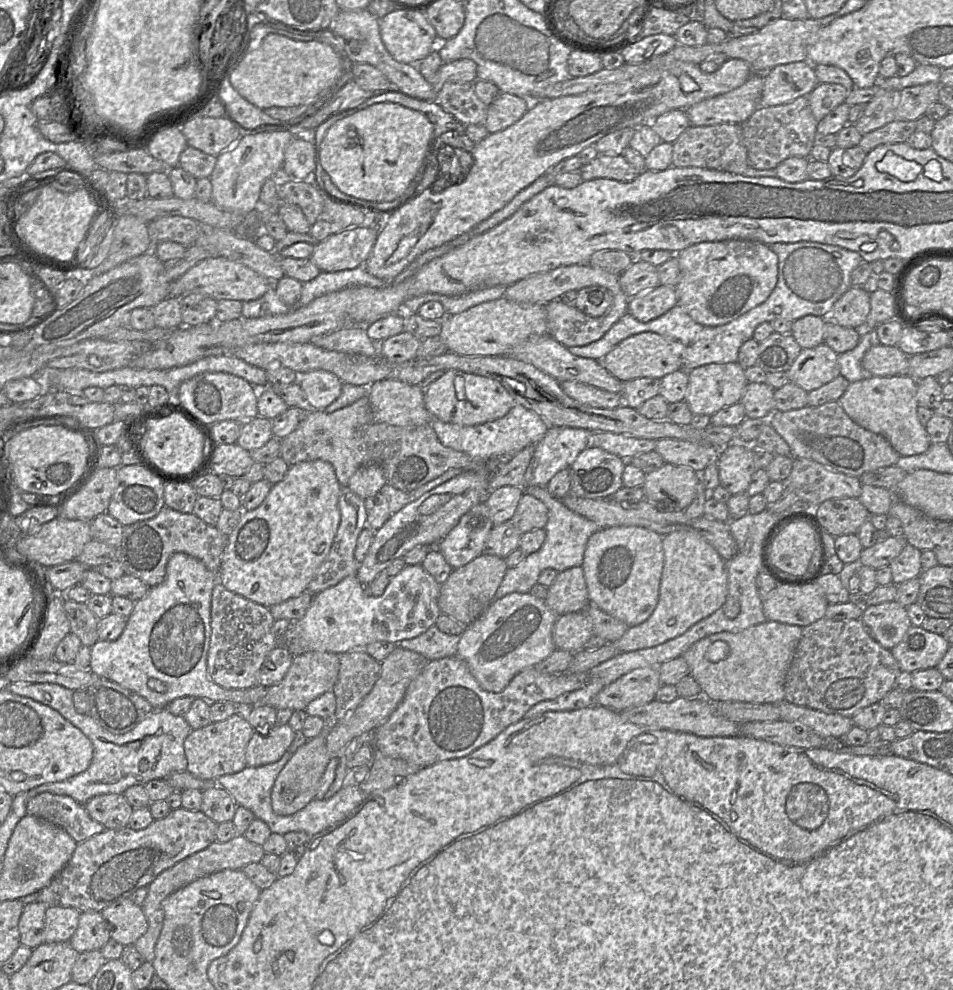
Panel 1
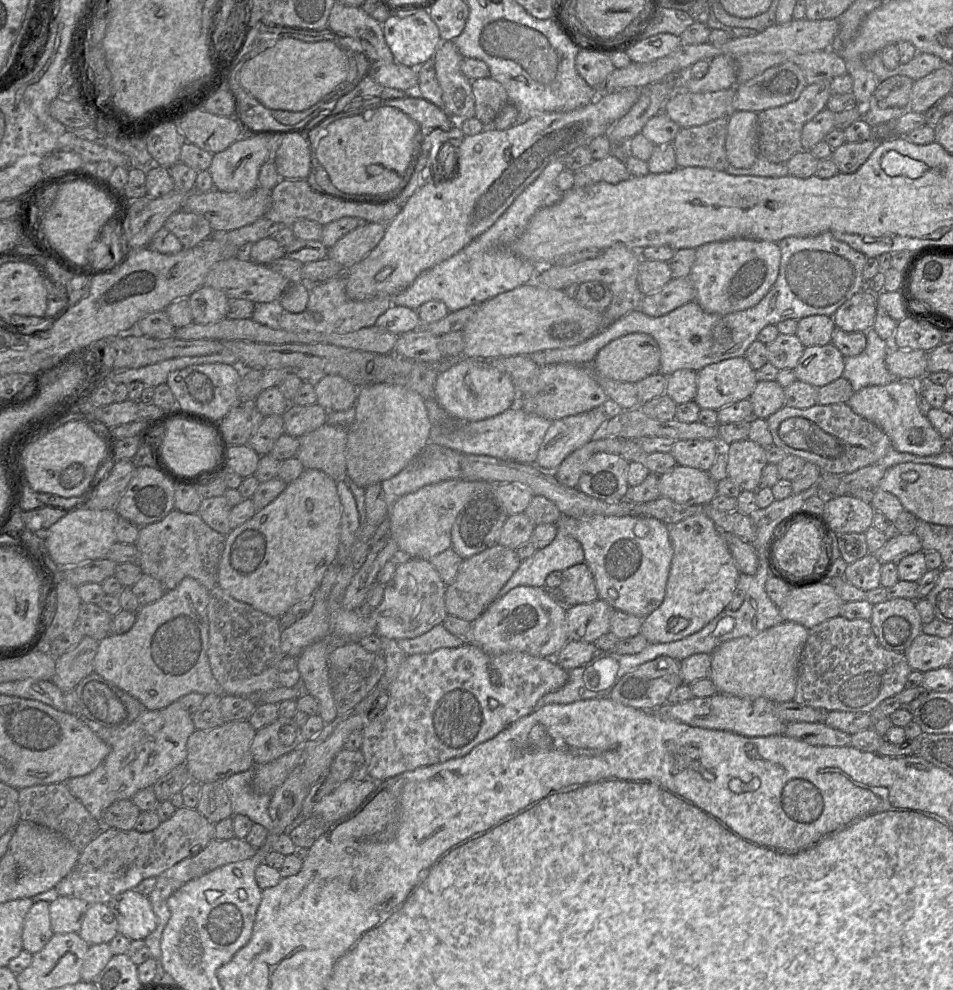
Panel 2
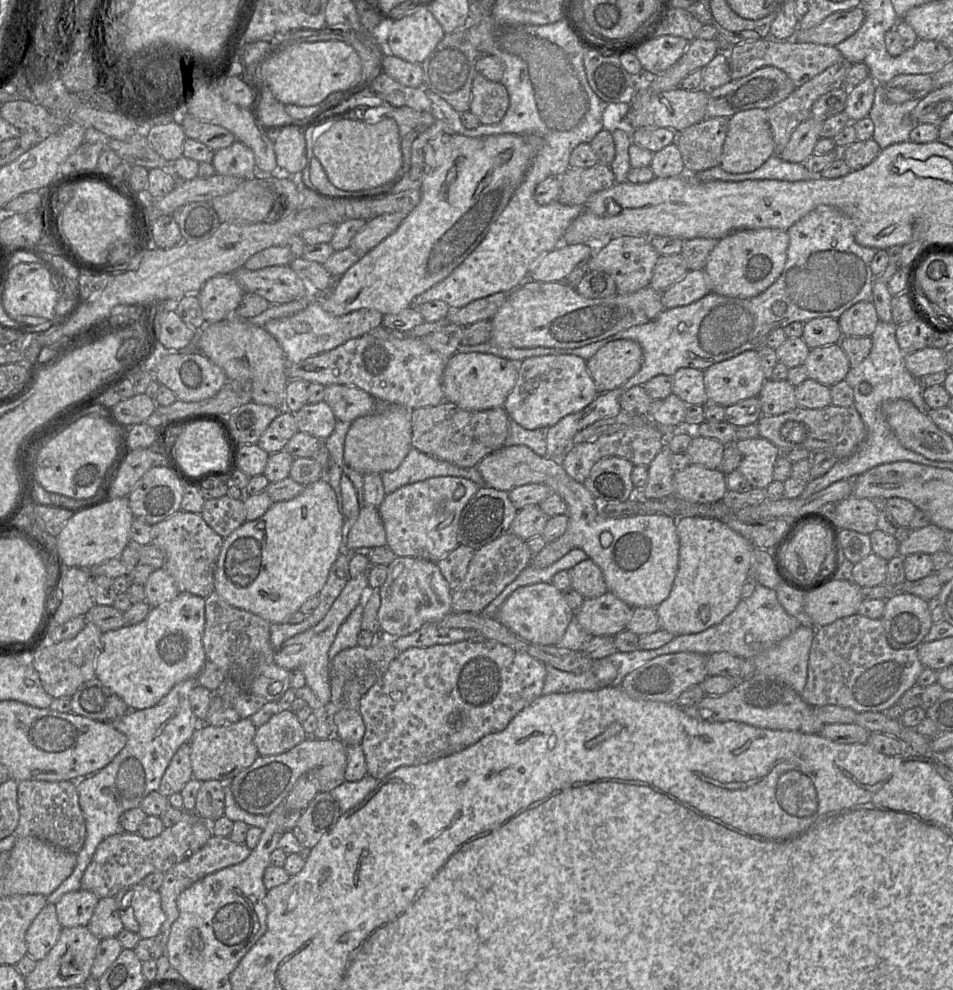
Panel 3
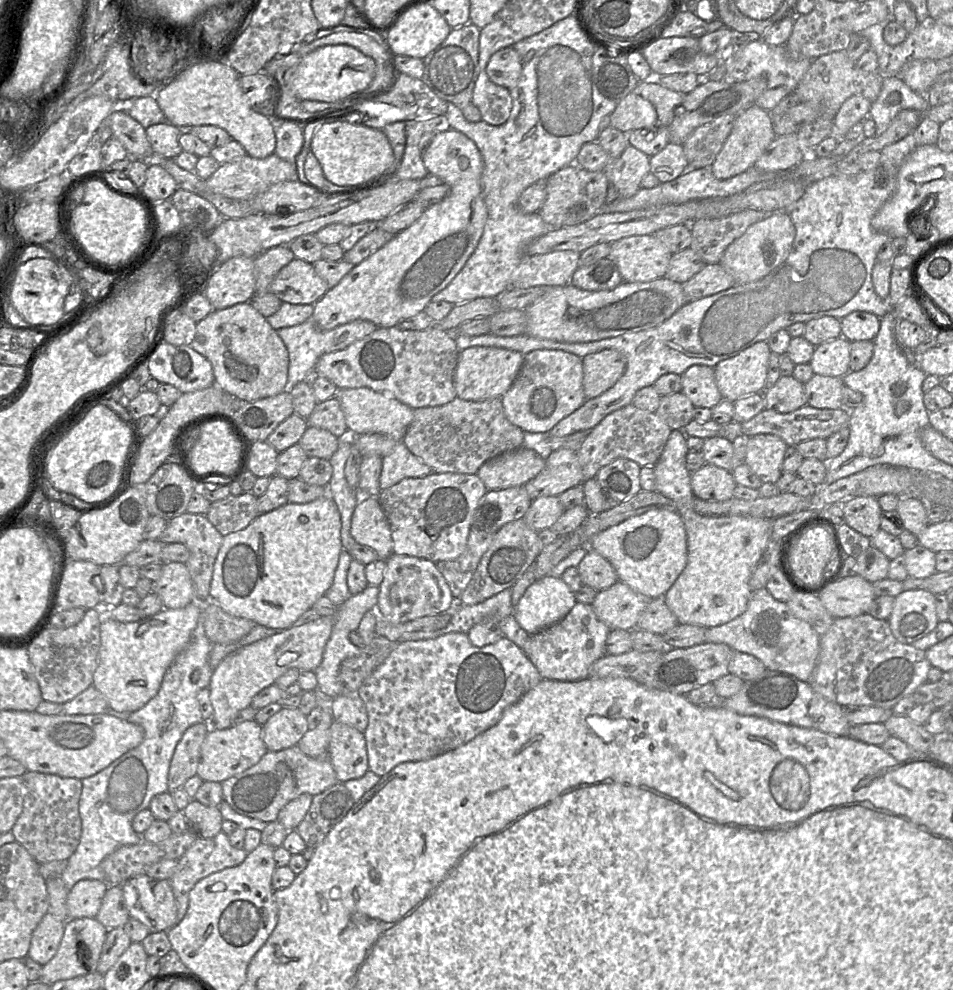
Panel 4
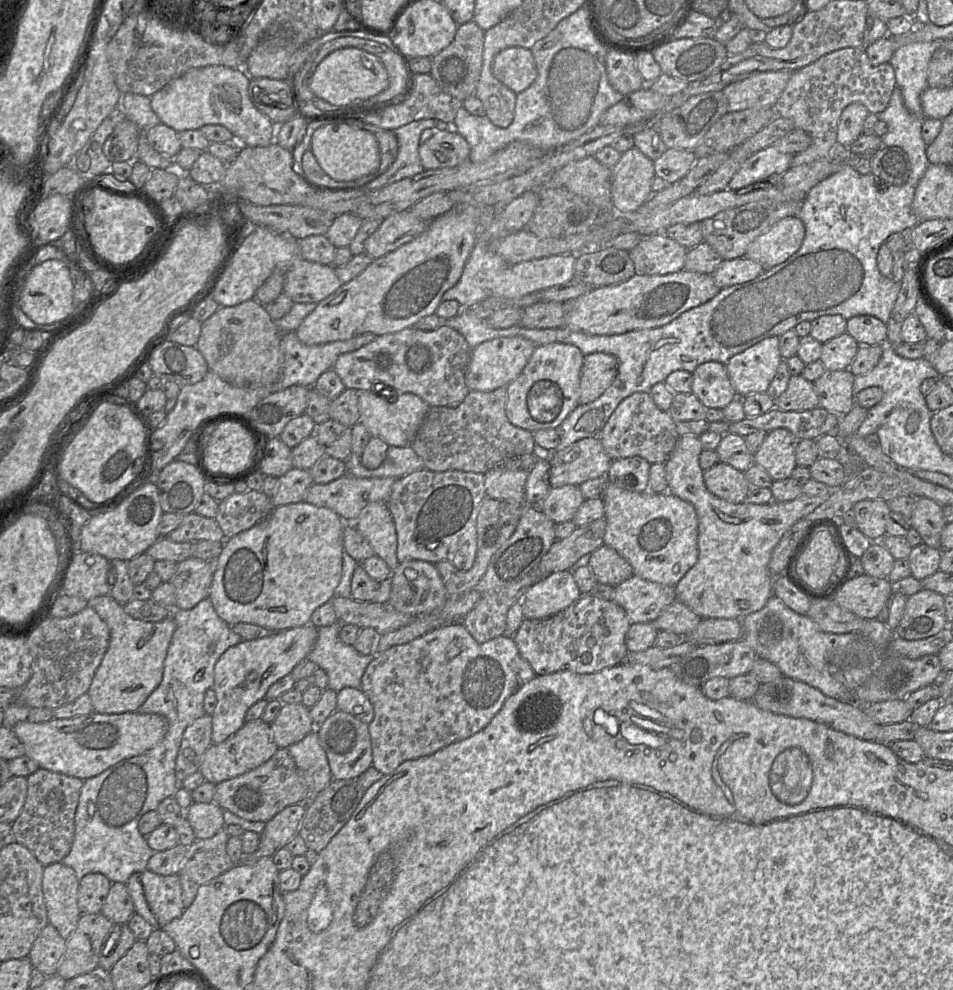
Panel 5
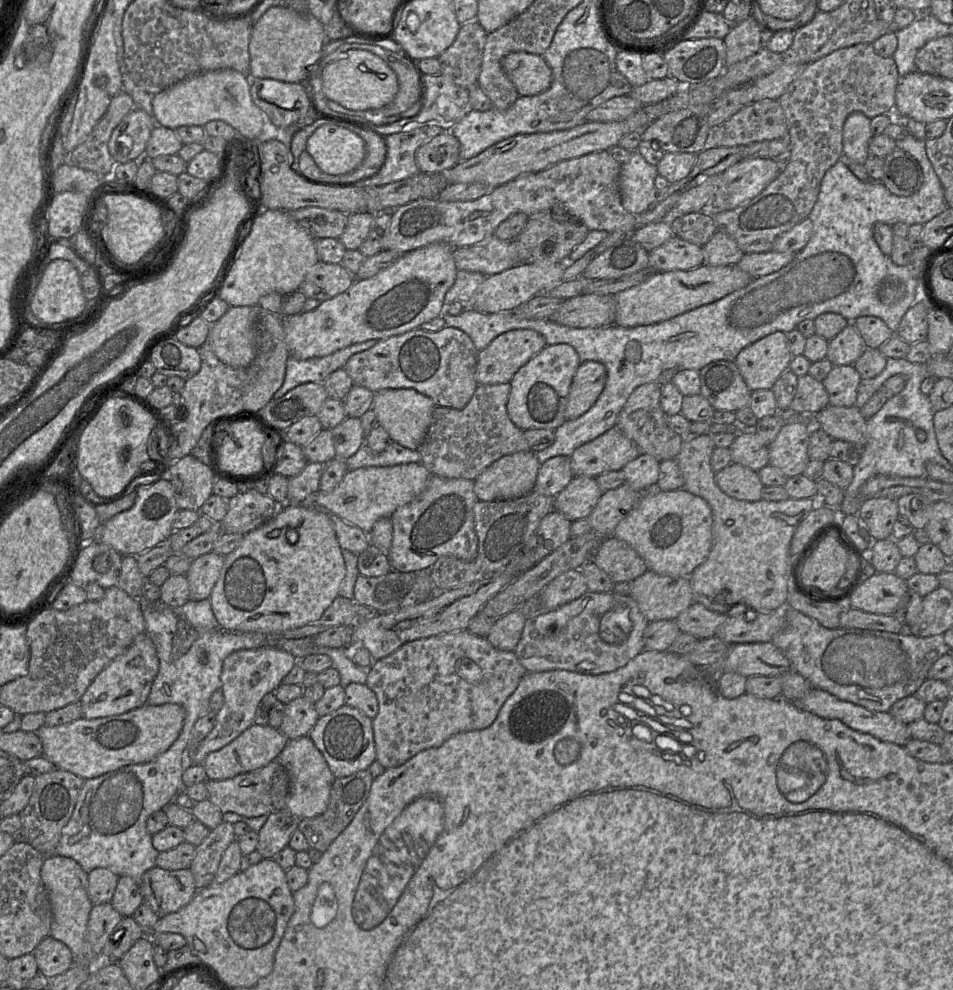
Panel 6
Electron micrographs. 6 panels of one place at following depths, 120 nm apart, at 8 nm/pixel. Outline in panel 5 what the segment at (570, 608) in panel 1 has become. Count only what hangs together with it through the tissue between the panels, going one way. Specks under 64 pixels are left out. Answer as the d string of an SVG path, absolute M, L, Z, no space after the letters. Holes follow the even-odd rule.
M602 545L590 555L588 565L598 584L616 587L634 575L633 568L616 550Z

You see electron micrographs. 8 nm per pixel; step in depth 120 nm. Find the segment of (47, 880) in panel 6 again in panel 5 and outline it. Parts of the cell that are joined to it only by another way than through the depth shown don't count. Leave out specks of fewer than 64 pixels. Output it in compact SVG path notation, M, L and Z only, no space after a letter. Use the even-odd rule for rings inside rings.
M61 862L43 869L42 889L48 922L65 940L75 930L82 915L77 903L78 885L74 870Z

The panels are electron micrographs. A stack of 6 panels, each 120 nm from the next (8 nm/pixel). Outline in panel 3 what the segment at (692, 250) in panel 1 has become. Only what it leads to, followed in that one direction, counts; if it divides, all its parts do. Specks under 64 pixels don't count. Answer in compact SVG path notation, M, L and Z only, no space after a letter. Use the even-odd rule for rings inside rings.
M774 228L739 230L720 239L704 267L712 292L736 298L761 294L780 276L787 260L788 245L787 231Z

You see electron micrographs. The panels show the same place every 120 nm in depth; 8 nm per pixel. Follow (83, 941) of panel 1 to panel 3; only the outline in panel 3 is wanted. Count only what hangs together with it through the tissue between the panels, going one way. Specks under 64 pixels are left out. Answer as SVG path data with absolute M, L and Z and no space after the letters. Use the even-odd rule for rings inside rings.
M114 897L99 899L87 928L99 940L117 937L124 929Z

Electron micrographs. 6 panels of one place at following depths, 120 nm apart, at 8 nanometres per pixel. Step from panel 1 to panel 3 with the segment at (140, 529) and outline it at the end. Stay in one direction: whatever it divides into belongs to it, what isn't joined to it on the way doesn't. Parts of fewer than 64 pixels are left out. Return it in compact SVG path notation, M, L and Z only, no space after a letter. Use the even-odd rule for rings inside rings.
M179 510L151 529L151 543L165 553L164 568L175 580L179 592L208 598L214 591L214 572L224 538L217 534L201 514Z

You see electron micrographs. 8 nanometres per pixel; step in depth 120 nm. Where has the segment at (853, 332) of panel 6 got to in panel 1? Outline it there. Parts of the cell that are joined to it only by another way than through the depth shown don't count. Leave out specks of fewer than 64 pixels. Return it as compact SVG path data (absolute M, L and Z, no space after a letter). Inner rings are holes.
M825 343L802 348L788 370L790 382L807 392L820 388L839 375L838 354Z

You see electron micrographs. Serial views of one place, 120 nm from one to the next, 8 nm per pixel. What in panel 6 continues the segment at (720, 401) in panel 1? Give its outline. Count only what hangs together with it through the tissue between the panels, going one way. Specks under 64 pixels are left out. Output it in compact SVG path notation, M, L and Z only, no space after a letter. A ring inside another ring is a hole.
M778 331L742 349L734 363L753 392L771 389L792 358L786 333Z

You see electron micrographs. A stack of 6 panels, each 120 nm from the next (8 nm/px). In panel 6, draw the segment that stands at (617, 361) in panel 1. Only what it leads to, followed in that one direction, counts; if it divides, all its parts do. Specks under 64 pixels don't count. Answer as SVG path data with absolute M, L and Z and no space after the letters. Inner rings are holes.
M597 361L581 362L570 386L565 419L576 419L589 410L602 393L606 379L604 364Z

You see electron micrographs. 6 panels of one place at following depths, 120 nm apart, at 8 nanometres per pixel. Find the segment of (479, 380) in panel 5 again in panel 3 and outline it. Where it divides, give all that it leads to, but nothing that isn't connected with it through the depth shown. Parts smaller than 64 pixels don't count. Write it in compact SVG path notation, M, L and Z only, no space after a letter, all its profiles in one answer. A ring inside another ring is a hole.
M457 351L448 359L443 373L445 401L468 411L502 407L513 390L517 377L518 364L515 362L493 354Z

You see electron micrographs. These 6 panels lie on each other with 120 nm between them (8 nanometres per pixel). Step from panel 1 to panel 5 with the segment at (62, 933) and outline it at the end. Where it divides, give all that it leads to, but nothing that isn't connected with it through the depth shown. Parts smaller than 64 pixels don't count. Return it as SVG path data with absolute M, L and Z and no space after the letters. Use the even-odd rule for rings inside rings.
M101 873L86 874L79 880L78 907L82 914L100 913L112 882Z

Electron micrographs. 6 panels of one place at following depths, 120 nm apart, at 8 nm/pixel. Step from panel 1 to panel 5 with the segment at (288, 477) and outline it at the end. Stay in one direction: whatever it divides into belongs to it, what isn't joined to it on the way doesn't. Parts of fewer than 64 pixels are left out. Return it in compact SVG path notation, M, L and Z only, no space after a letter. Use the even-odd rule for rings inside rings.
M299 502L274 508L261 522L248 530L240 532L230 539L226 539L223 543L220 555L214 562L214 575L209 590L209 599L211 600L218 616L229 625L249 623L274 631L289 630L310 624L313 612L318 607L334 598L335 589L341 581L343 568L342 553L344 550L343 530L345 525L346 522L344 522L334 511L325 507L317 507L306 502Z

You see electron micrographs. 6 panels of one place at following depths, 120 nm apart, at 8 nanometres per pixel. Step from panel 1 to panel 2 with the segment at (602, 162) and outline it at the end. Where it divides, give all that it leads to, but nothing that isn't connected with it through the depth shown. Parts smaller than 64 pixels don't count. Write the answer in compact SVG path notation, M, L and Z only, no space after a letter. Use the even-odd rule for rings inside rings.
M613 153L603 159L594 160L573 173L573 188L586 188L598 182L617 184L631 178L625 161L620 160Z

